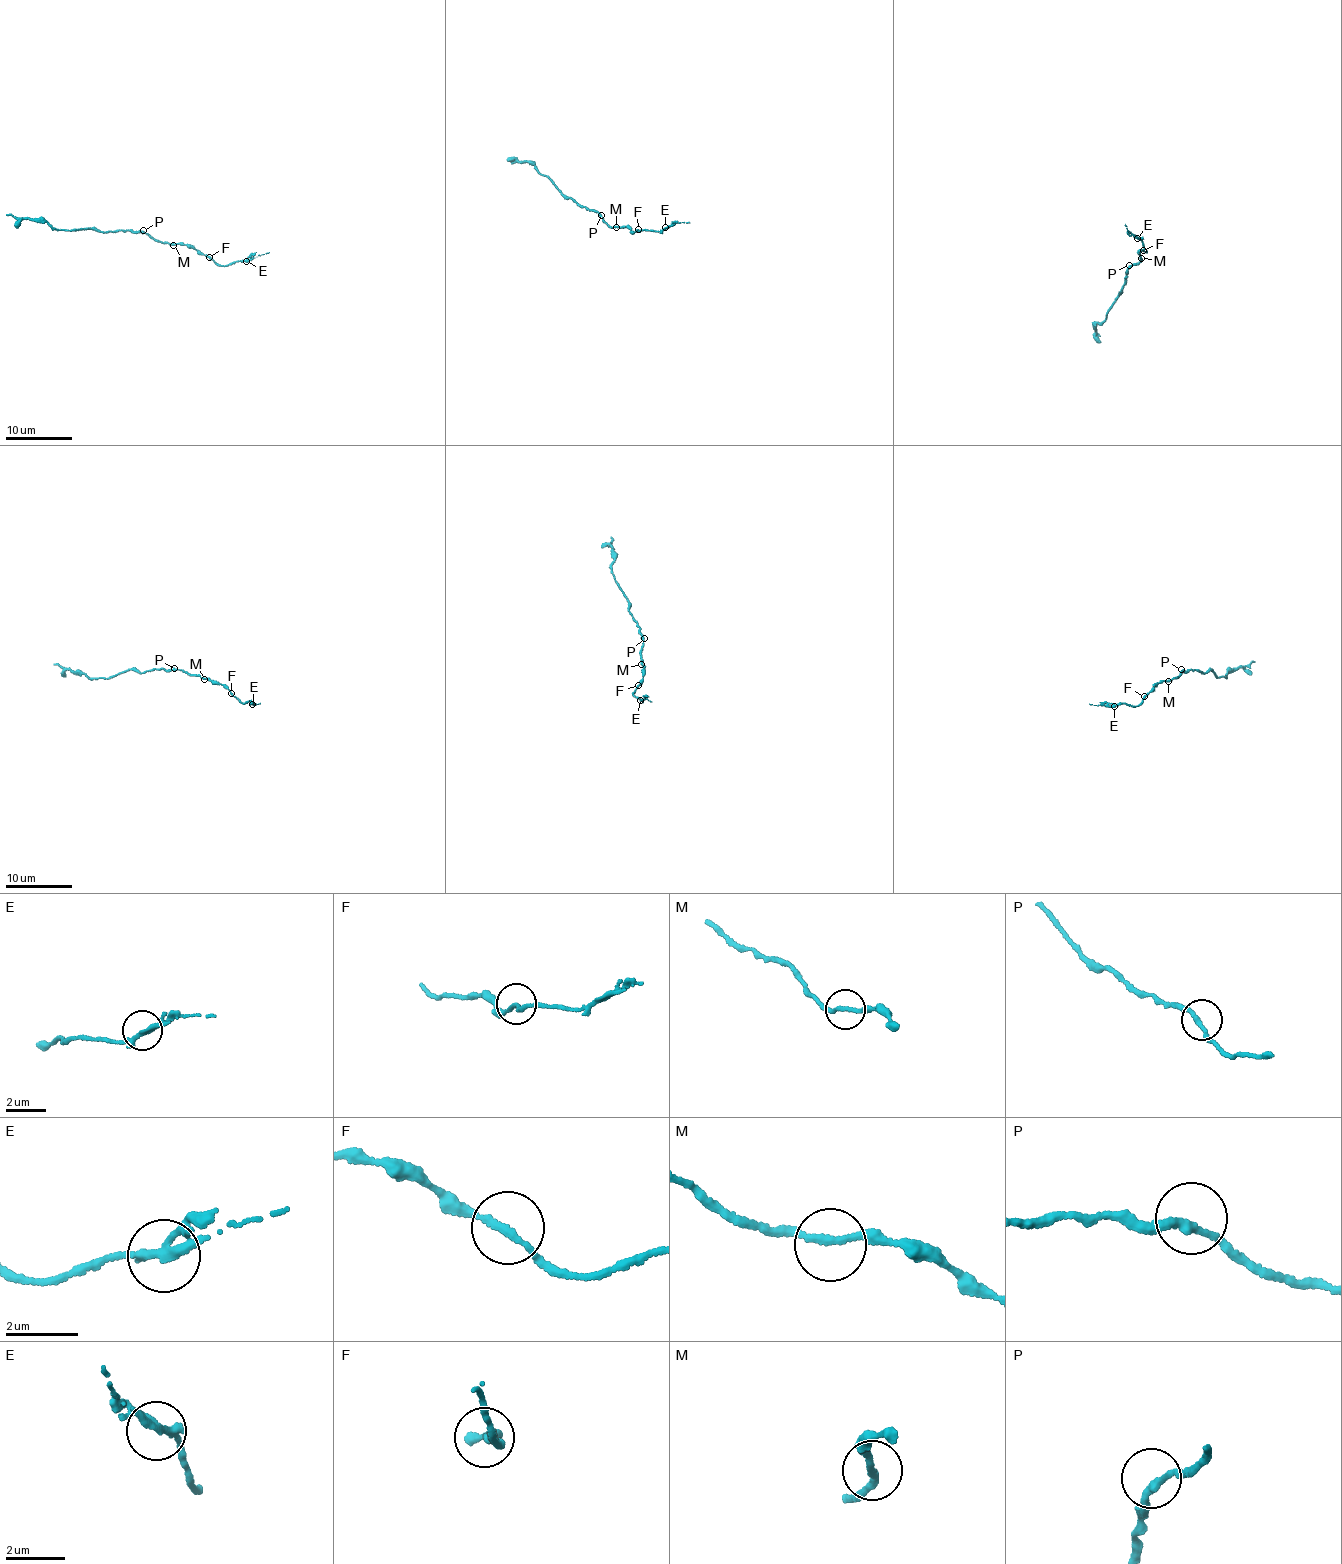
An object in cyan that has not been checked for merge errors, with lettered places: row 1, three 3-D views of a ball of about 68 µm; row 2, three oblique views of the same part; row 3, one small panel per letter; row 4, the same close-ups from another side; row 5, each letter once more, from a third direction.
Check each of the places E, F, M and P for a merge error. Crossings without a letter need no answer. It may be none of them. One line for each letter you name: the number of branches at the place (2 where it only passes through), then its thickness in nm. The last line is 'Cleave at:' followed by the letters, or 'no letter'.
Cleave at: no letter

